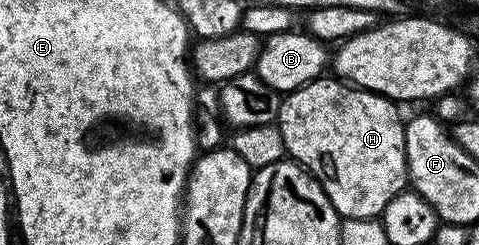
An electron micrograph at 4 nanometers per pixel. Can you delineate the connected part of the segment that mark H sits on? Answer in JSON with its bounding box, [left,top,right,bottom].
[276,76,408,219]

